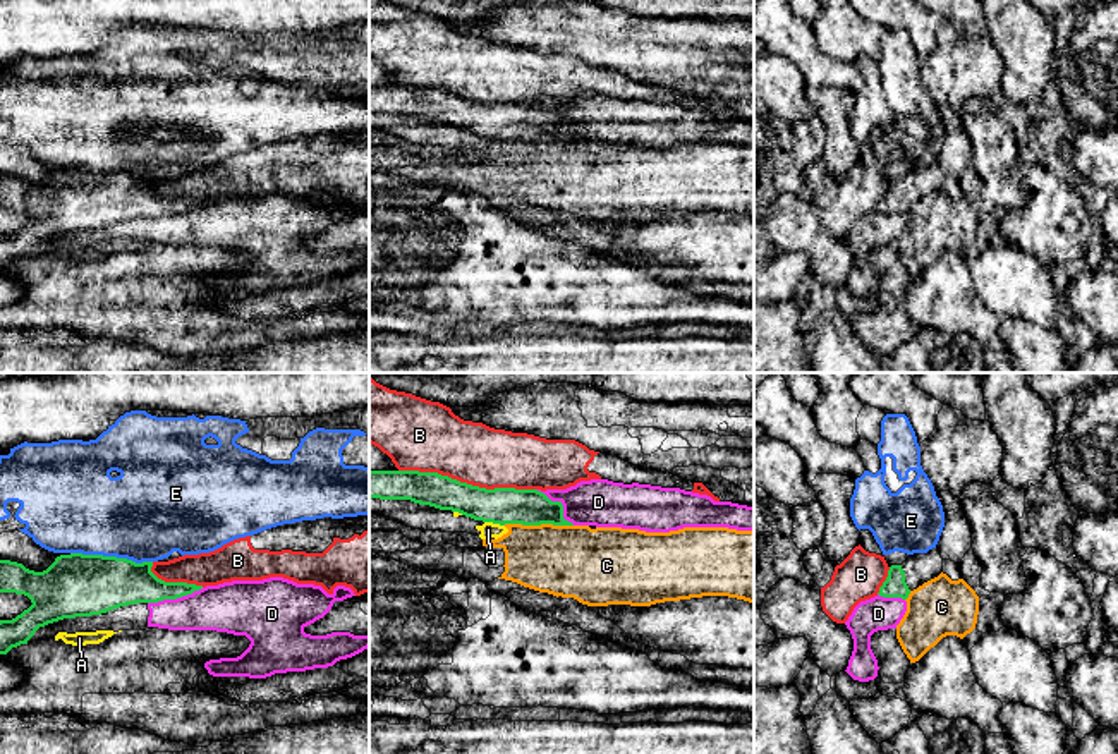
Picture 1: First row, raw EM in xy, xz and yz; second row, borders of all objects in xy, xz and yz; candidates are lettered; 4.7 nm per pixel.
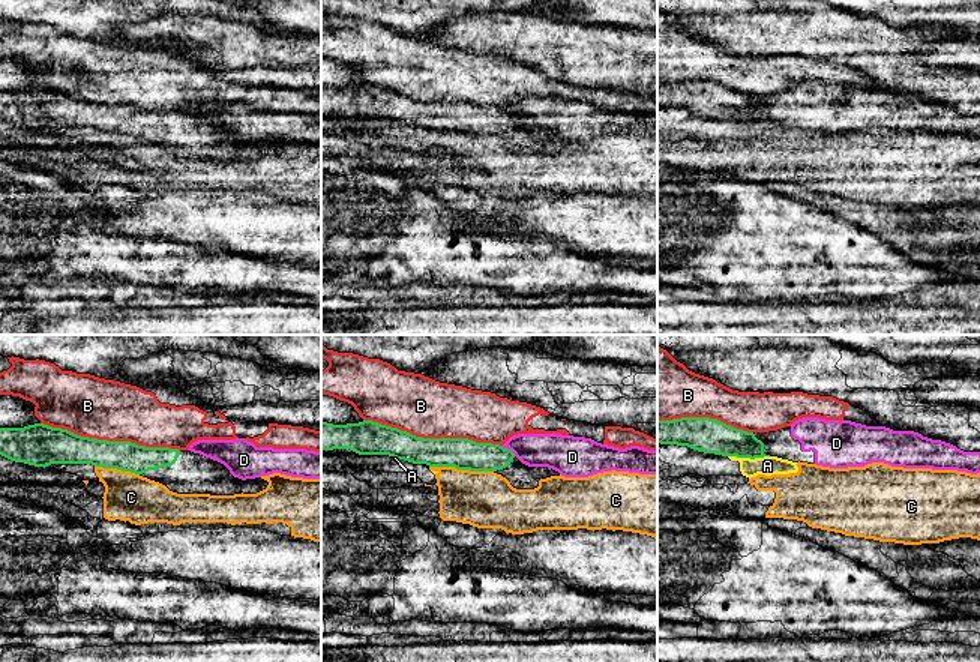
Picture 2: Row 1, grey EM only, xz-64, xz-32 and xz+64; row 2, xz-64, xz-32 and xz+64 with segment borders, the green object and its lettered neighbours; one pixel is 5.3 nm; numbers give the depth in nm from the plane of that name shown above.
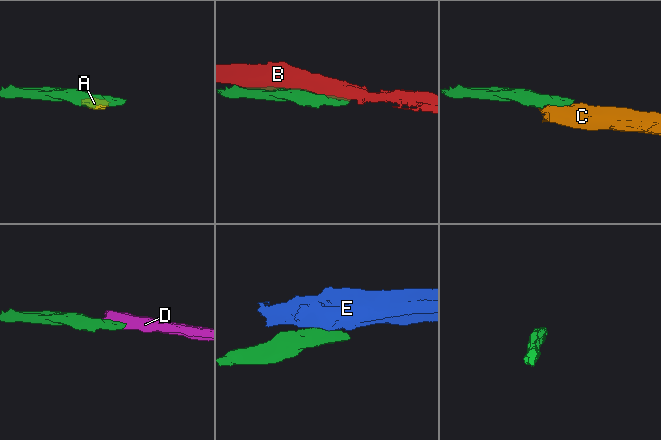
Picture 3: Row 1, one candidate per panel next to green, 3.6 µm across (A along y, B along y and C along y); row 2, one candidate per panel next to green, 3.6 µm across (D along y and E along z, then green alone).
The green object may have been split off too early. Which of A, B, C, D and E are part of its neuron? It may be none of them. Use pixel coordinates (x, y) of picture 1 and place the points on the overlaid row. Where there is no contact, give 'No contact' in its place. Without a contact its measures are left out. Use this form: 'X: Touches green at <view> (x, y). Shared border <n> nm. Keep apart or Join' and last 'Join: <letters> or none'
A: Touches green at xz (495, 522). Shared border 100 nm. Keep apart
B: Touches green at xz (466, 483). Shared border 650 nm. Keep apart
C: Touches green at xz (538, 524). Shared border 320 nm. Keep apart
D: Touches green at xy (176, 598). Shared border 280 nm. Keep apart
E: Touches green at xy (112, 557). Shared border 380 nm. Keep apart
Join: none

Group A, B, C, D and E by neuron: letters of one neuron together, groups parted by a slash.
A C / B / D / E

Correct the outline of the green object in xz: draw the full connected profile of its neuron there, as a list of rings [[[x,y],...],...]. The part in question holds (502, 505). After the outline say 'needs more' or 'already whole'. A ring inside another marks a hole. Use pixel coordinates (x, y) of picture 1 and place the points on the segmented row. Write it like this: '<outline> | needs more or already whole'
[[[369,471],[369,498],[380,500],[410,500],[419,505],[429,505],[440,510],[459,512],[465,517],[493,524],[522,524],[522,526],[574,526],[563,519],[562,502],[551,502],[538,489],[495,488],[486,489],[460,483],[438,472],[419,471]]] | already whole

